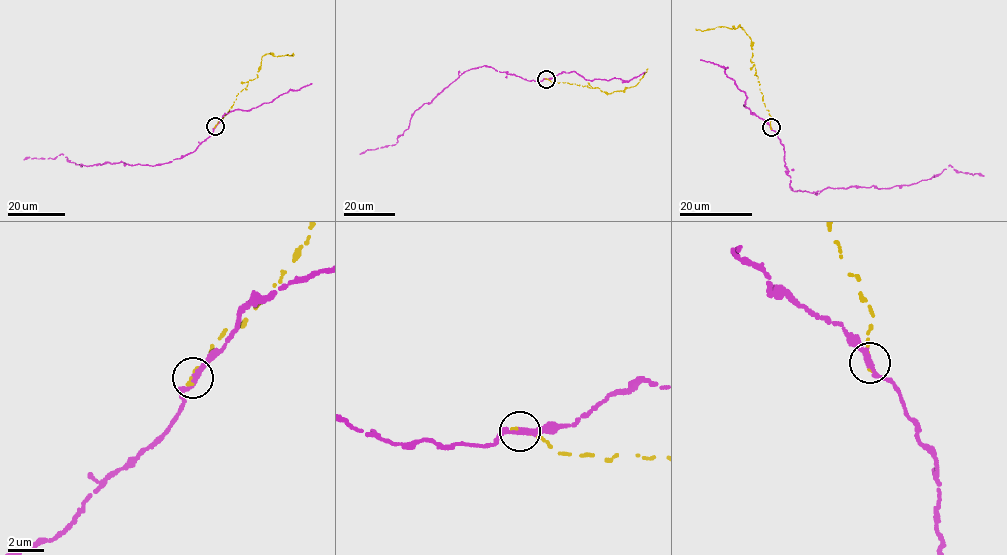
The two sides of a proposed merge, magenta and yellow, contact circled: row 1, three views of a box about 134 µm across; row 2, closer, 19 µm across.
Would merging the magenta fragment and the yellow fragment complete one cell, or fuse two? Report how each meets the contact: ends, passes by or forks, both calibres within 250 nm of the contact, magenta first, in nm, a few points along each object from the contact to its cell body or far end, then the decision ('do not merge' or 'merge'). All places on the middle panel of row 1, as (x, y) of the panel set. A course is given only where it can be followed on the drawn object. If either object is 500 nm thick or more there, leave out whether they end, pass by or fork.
magenta passes by | yellow ends | 300/280 nm | magenta via (546, 78), (527, 80), (484, 65), (464, 71), (415, 110), (394, 145), (360, 154) | yellow via (546, 78), (551, 82), (597, 87), (609, 94), (636, 86), (648, 69) | do not merge

